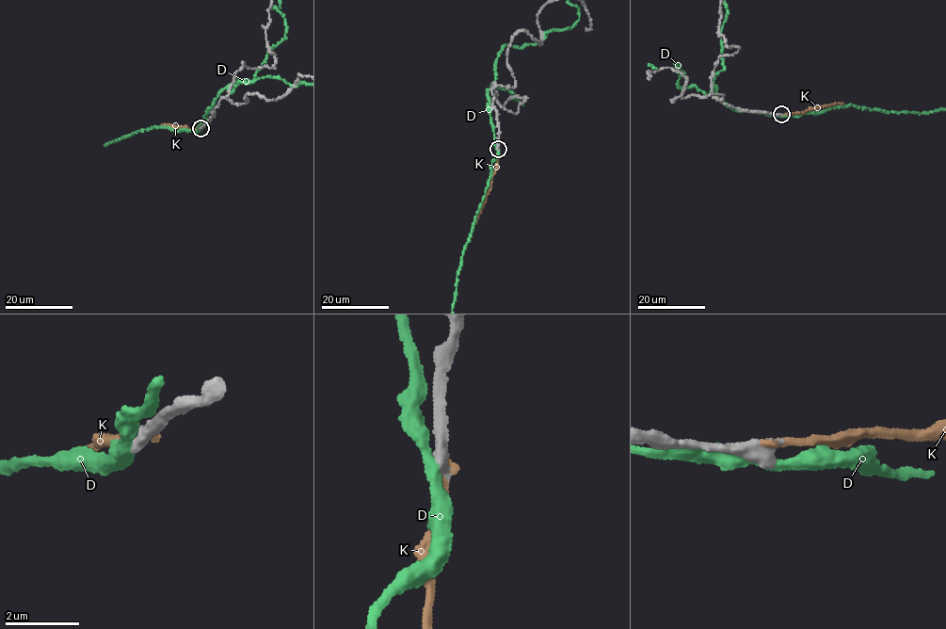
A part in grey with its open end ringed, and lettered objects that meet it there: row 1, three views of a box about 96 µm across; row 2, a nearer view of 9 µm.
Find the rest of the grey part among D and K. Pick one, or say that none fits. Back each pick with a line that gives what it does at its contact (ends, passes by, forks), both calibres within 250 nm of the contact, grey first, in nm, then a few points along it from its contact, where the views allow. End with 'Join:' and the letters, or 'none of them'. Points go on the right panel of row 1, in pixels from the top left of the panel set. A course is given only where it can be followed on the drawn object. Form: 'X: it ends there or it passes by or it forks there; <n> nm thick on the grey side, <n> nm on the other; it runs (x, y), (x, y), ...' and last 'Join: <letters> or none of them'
K: it ends there; 440 nm thick on the grey side, 260 nm on the other; it runs (781, 114), (804, 113), (811, 108), (842, 104)
Join: K

